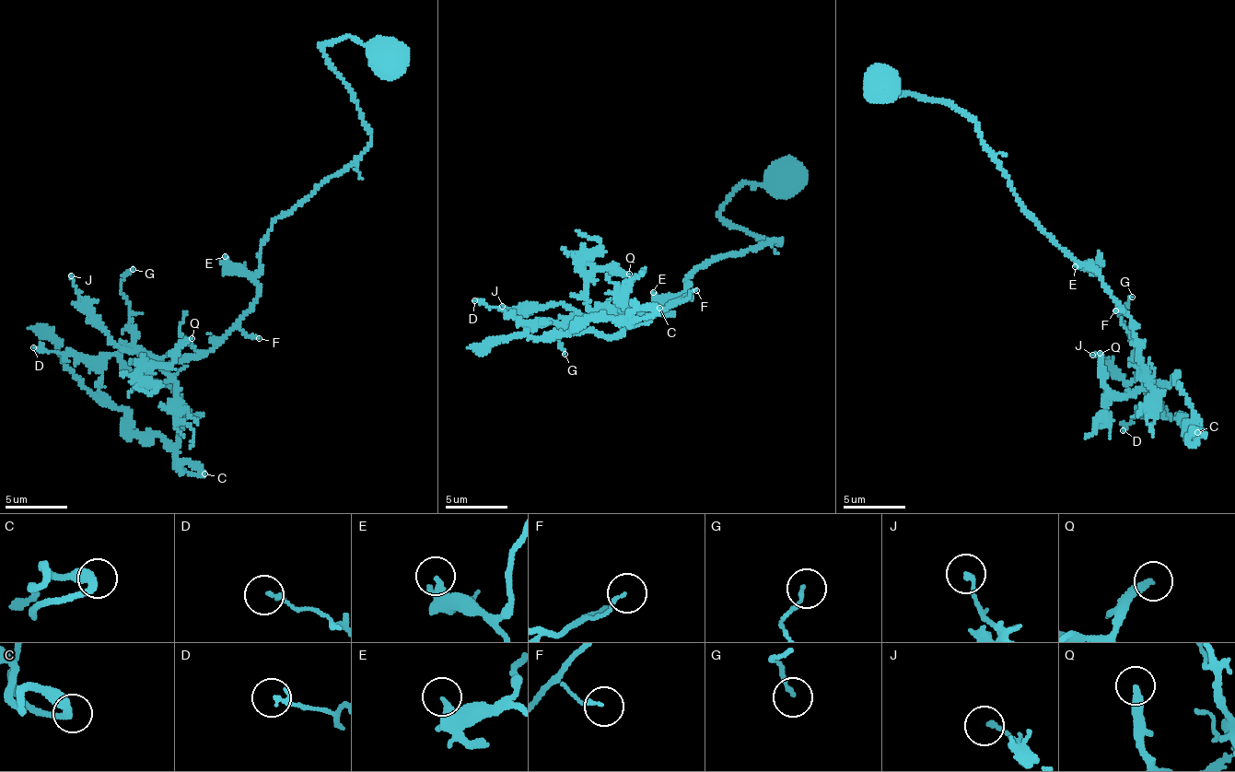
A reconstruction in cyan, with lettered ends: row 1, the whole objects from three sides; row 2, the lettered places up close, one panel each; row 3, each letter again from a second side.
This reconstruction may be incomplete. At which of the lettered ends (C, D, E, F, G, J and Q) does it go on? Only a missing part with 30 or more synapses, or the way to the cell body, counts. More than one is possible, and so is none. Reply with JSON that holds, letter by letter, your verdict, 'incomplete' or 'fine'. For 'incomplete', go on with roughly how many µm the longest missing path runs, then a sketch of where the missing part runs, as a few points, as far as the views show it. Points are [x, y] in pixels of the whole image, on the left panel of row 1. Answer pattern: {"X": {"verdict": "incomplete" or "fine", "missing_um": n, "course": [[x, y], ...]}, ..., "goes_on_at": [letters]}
{"C": {"verdict": "fine"}, "D": {"verdict": "fine"}, "E": {"verdict": "fine"}, "F": {"verdict": "fine"}, "G": {"verdict": "fine"}, "J": {"verdict": "fine"}, "Q": {"verdict": "incomplete", "missing_um": 15, "course": [[192, 338], [231, 321], [239, 282], [250, 276], [208, 259]]}, "goes_on_at": ["Q"]}

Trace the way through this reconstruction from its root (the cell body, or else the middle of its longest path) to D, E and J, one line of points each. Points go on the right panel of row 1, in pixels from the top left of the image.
D: (1117, 301), (1138, 340), (1143, 375), (1141, 370), (1150, 395), (1149, 403), (1139, 407), (1123, 430)
E: (1117, 301), (1102, 276), (1092, 266), (1091, 270), (1075, 266)
J: (1117, 301), (1138, 340), (1143, 375), (1139, 370), (1135, 380), (1128, 383), (1115, 367), (1092, 355)

